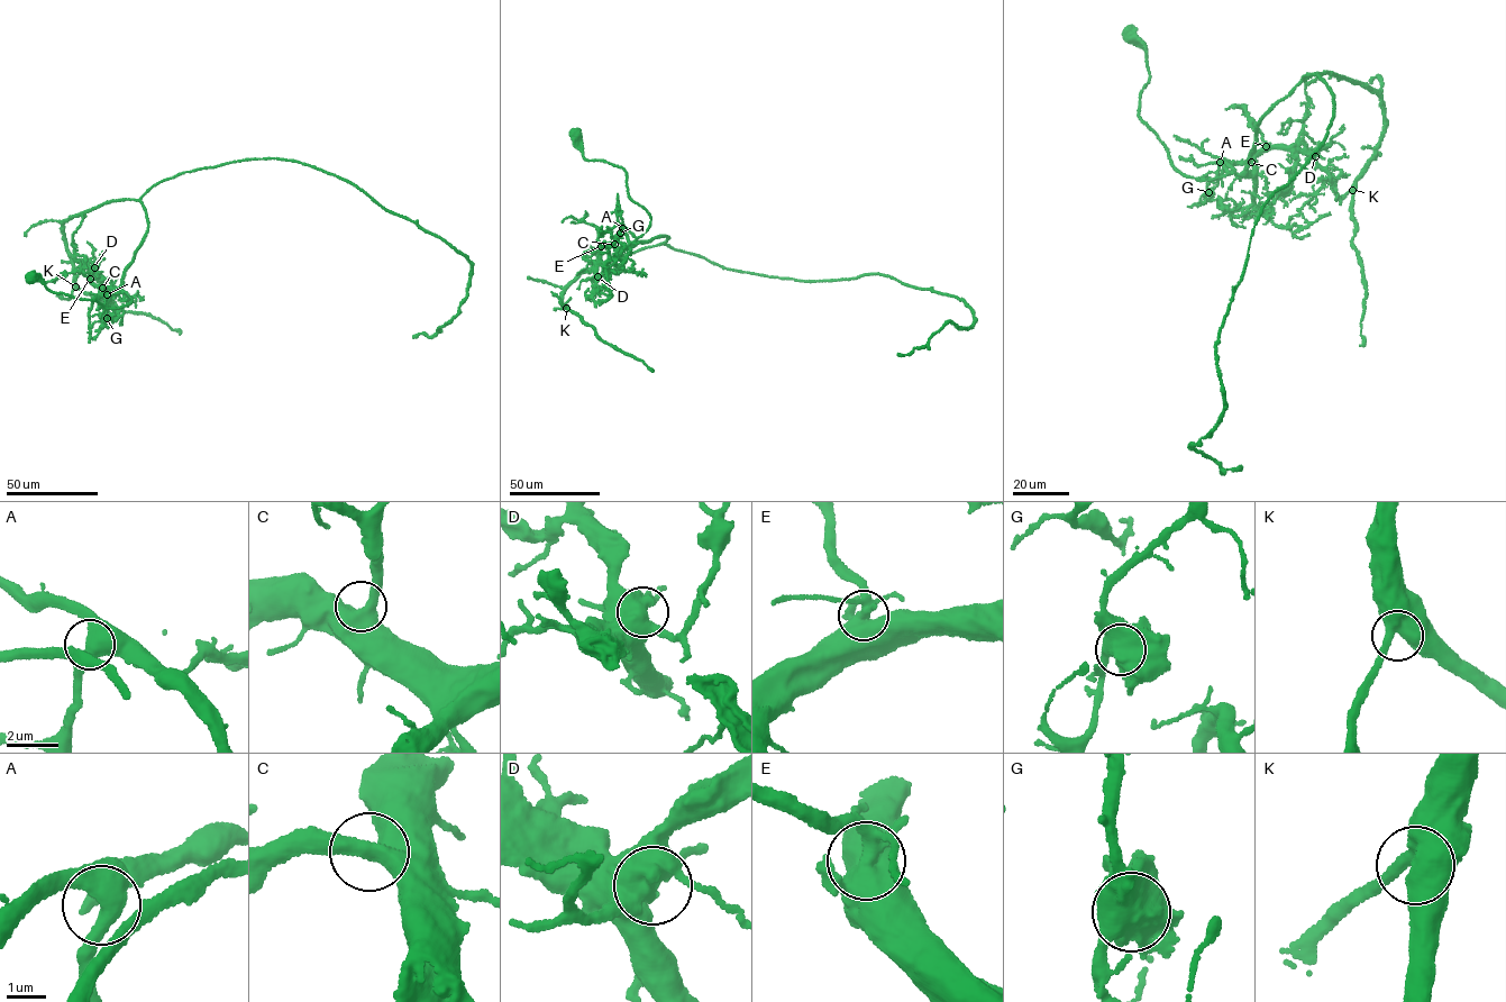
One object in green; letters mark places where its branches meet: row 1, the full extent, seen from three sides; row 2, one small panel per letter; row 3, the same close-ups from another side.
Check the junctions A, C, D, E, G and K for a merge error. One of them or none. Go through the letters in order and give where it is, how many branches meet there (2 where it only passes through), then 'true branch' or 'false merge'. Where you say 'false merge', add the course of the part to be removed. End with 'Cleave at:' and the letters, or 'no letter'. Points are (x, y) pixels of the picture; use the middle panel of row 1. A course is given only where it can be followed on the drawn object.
A: place (622, 228); branches 4; true branch
C: place (614, 244); branches 2; true branch
D: place (598, 276); branches 3; true branch
E: place (601, 246); branches 6; true branch
G: place (620, 233); branches 3; true branch
K: place (566, 308); branches 2; true branch
Cleave at: no letter

